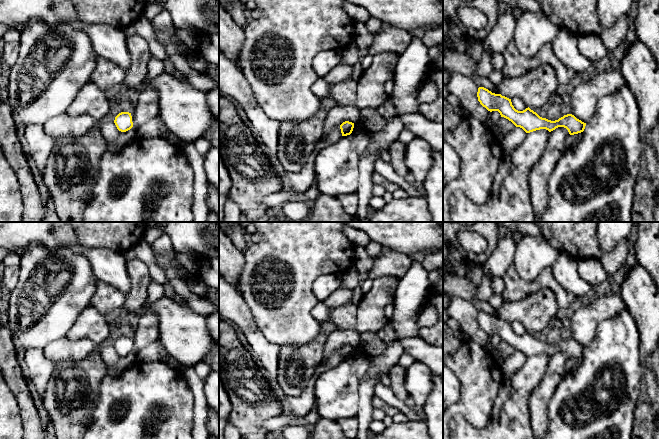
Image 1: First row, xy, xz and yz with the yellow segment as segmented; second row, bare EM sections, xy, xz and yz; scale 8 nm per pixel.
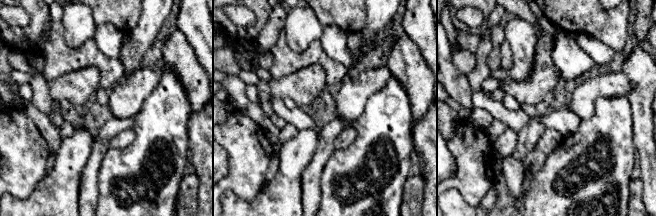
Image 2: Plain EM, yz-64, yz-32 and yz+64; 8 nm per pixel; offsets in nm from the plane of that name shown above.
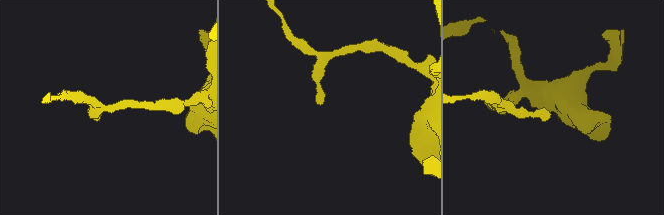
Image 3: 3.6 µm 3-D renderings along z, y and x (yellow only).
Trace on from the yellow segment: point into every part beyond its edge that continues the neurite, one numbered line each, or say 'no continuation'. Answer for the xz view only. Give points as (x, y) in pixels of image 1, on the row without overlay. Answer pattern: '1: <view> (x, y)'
no continuation

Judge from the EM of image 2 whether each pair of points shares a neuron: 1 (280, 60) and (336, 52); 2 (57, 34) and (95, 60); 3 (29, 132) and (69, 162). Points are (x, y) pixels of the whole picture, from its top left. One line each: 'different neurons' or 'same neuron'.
1: different neurons
2: same neuron
3: different neurons

